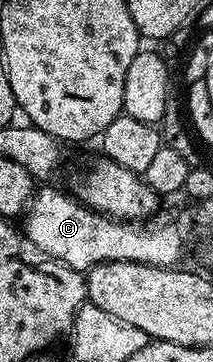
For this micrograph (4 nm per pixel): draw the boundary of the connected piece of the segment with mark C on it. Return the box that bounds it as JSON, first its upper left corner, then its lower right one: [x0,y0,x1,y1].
[21,187,191,274]

